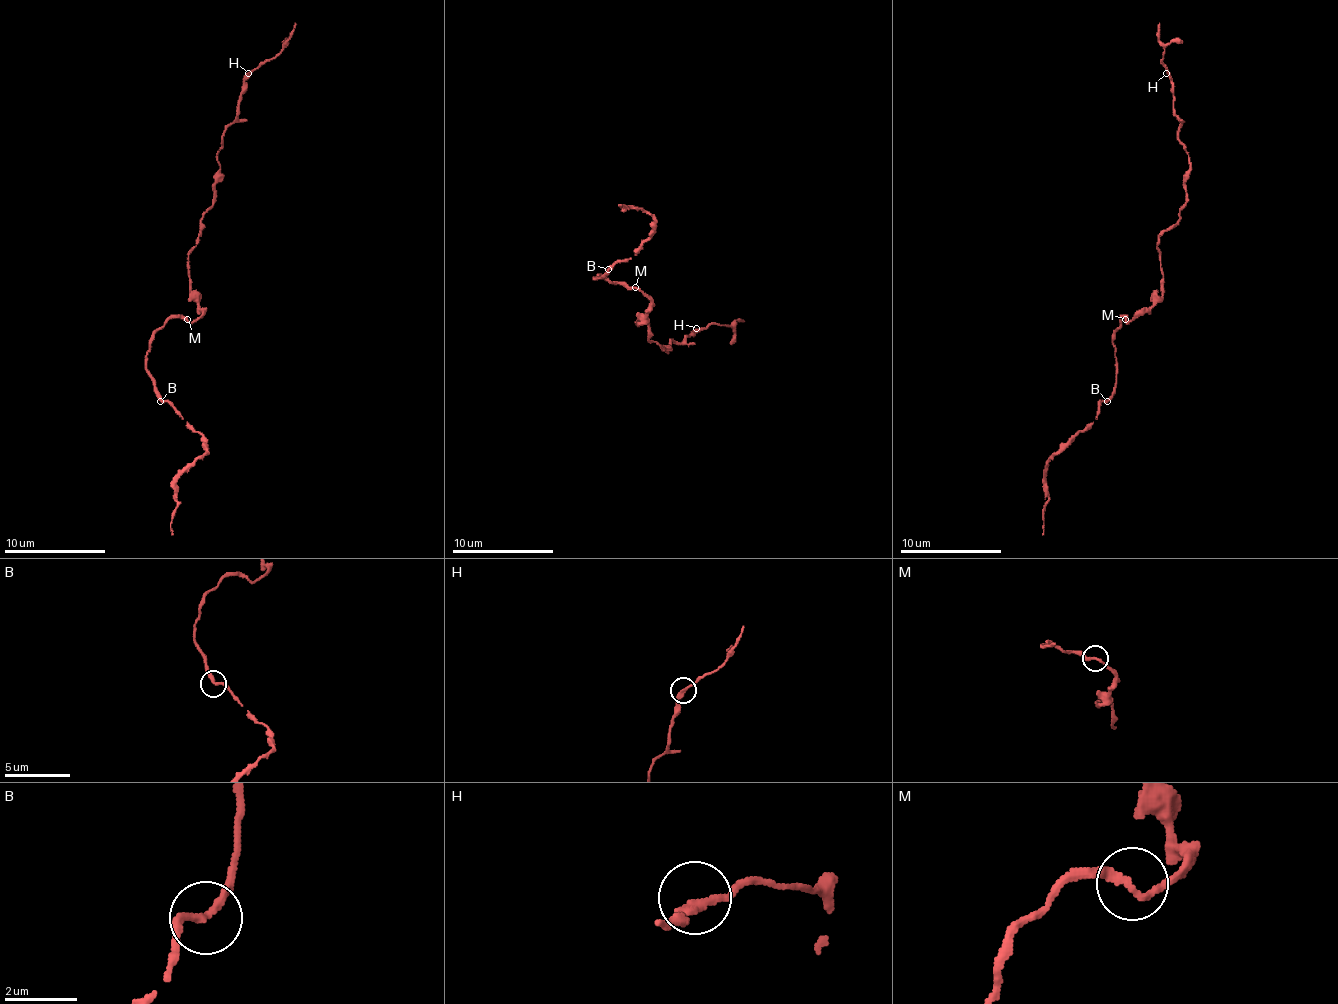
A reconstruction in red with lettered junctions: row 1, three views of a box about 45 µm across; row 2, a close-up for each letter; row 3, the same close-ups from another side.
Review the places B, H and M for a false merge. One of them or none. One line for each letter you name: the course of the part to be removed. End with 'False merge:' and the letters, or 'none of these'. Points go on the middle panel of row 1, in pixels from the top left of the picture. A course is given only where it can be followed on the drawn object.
False merge: none of these

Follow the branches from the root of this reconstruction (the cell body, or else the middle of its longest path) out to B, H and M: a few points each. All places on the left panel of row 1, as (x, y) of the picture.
B: (198, 304), (203, 314), (200, 317), (190, 322), (172, 317), (154, 334), (149, 345), (147, 375), (160, 400)
H: (198, 304), (190, 294), (187, 253), (200, 235), (203, 215), (213, 205), (223, 131), (236, 118), (248, 73)
M: (198, 304), (203, 314), (190, 322), (187, 319)

